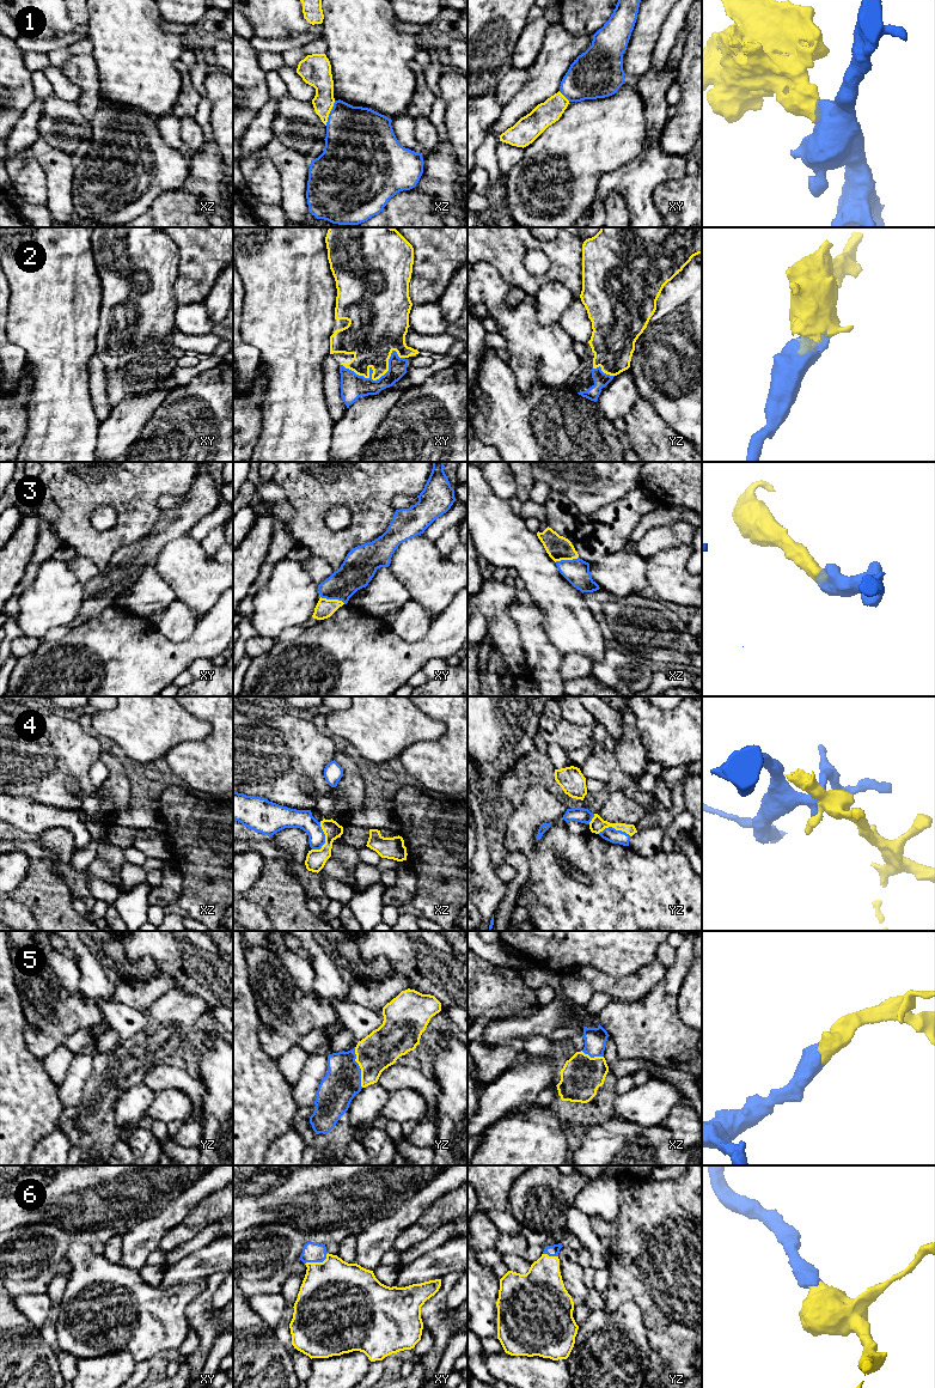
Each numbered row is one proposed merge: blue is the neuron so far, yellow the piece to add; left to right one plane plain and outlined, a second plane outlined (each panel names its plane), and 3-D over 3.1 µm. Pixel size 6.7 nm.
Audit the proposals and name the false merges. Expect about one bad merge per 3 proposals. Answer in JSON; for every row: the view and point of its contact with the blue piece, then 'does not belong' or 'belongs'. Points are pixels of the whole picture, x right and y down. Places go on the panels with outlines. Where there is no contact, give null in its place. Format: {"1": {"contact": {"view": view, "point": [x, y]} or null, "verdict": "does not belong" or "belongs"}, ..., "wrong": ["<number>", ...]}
{"1": {"contact": {"view": "xz", "point": [330, 113]}, "verdict": "does not belong"}, "2": {"contact": {"view": "xy", "point": [380, 377]}, "verdict": "belongs"}, "3": {"contact": {"view": "xy", "point": [332, 598]}, "verdict": "belongs"}, "4": {"contact": {"view": "xz", "point": [324, 839]}, "verdict": "does not belong"}, "5": {"contact": {"view": "yz", "point": [359, 1067]}, "verdict": "belongs"}, "6": {"contact": {"view": "xy", "point": [317, 1261]}, "verdict": "belongs"}, "wrong": ["1", "4"]}

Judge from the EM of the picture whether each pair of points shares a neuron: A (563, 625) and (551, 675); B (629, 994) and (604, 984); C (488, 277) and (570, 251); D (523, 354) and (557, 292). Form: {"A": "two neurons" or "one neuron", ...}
{"A": "two neurons", "B": "one neuron", "C": "two neurons", "D": "two neurons"}

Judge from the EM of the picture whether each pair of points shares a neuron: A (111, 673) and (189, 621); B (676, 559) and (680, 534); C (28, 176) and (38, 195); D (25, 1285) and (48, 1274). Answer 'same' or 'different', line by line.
A: different
B: different
C: same
D: same

